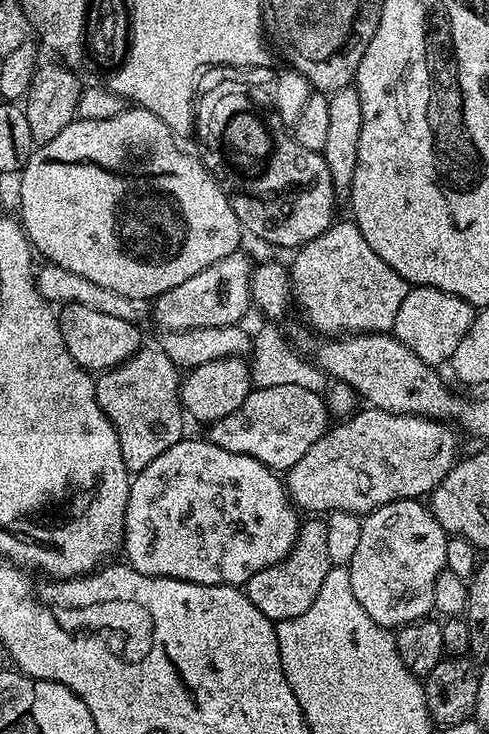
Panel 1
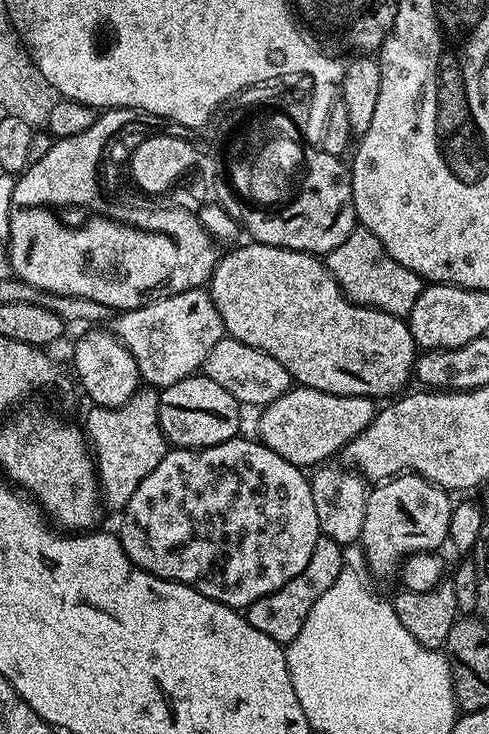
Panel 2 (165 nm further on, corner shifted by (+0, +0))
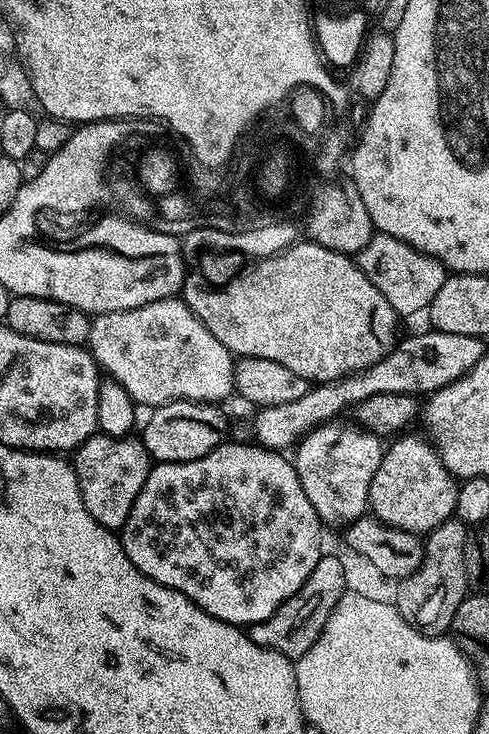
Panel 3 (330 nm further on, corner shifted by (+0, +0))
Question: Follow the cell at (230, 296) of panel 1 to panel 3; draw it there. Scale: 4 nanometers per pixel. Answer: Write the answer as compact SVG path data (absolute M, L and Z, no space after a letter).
M180 298L150 302L130 310L102 312L93 319L87 342L97 365L121 384L137 406L151 410L175 400L219 405L236 387L231 352Z

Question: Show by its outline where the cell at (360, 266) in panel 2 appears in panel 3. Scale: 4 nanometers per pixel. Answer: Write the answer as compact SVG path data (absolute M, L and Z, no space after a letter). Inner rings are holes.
M376 232L370 242L355 253L356 265L382 290L382 298L390 302L397 317L416 316L423 313L434 302L434 294L442 290L442 286L449 278L449 272L443 267L436 266L431 257L419 252L414 246L402 242L393 236L387 236L384 232ZM436 267L436 268L433 268Z

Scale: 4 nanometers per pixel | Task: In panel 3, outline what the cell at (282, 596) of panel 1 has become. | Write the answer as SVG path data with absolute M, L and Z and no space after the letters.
M321 555L318 566L310 570L310 578L306 578L298 594L282 602L282 606L278 606L270 618L247 625L247 634L258 646L274 650L295 662L302 654L306 654L306 650L310 650L310 646L314 646L314 642L318 642L334 606L338 606L338 598L342 598L342 594L349 591L349 588L348 572L343 562L336 556Z

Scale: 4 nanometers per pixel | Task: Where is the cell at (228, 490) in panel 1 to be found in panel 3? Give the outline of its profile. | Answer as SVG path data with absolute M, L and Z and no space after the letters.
M225 442L197 460L157 463L138 490L134 510L119 533L130 562L142 574L186 594L206 614L237 626L270 618L282 602L298 594L322 555L322 521L302 490L295 463L279 451L247 443Z

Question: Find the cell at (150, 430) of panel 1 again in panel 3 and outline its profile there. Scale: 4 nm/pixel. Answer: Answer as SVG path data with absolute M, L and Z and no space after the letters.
M97 434L75 449L74 467L84 508L103 528L123 529L154 461L139 439Z

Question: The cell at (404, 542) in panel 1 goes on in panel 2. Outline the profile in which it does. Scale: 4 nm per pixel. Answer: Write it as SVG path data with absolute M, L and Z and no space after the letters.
M401 474L392 479L377 483L368 493L366 502L366 518L362 526L359 547L364 547L364 556L368 559L368 568L376 576L388 576L397 571L407 556L416 552L435 552L448 539L448 527L450 526L450 514L453 501L448 501L449 493L431 484L415 474Z

